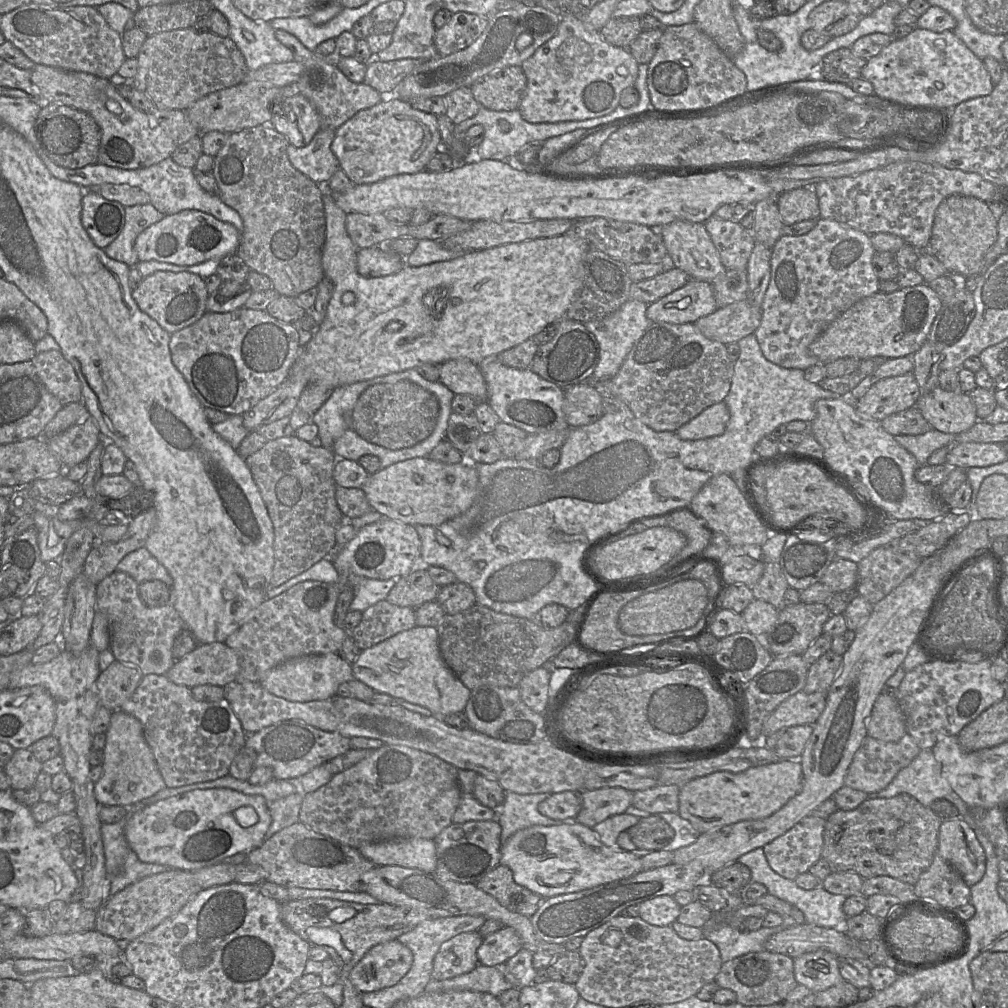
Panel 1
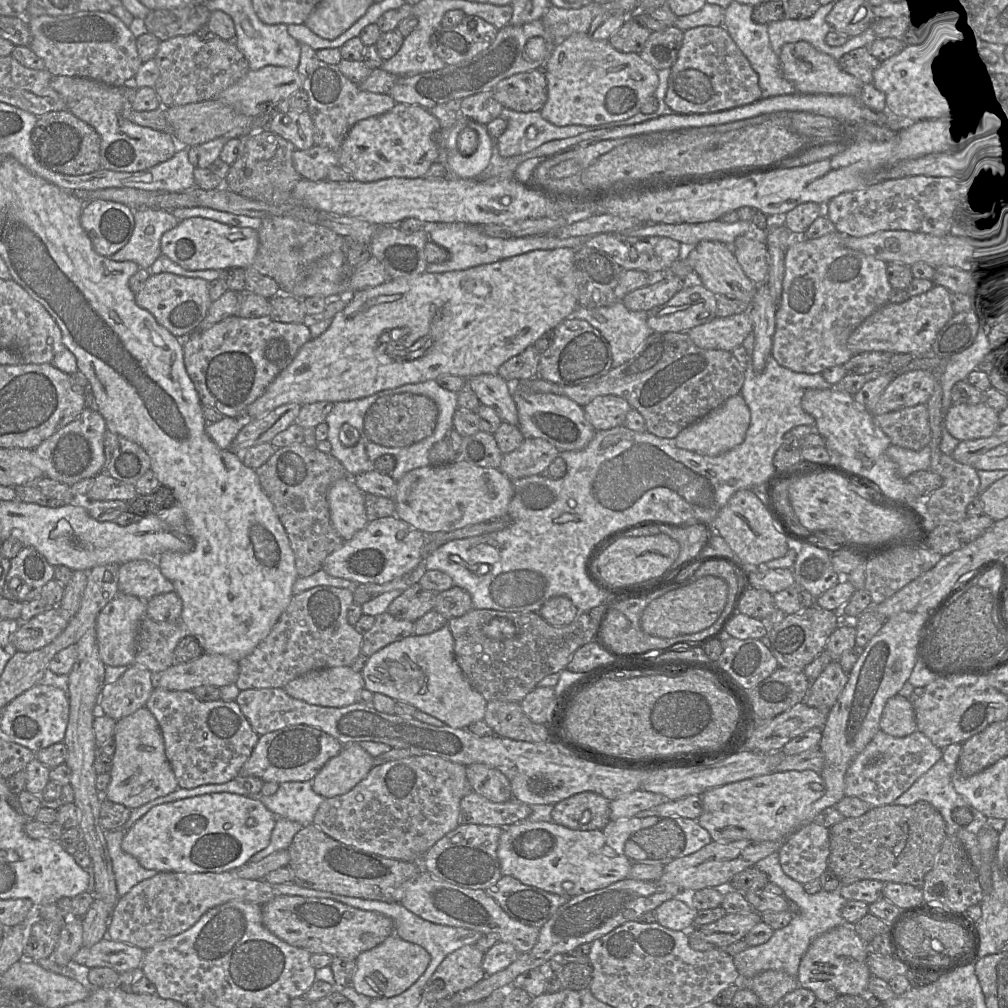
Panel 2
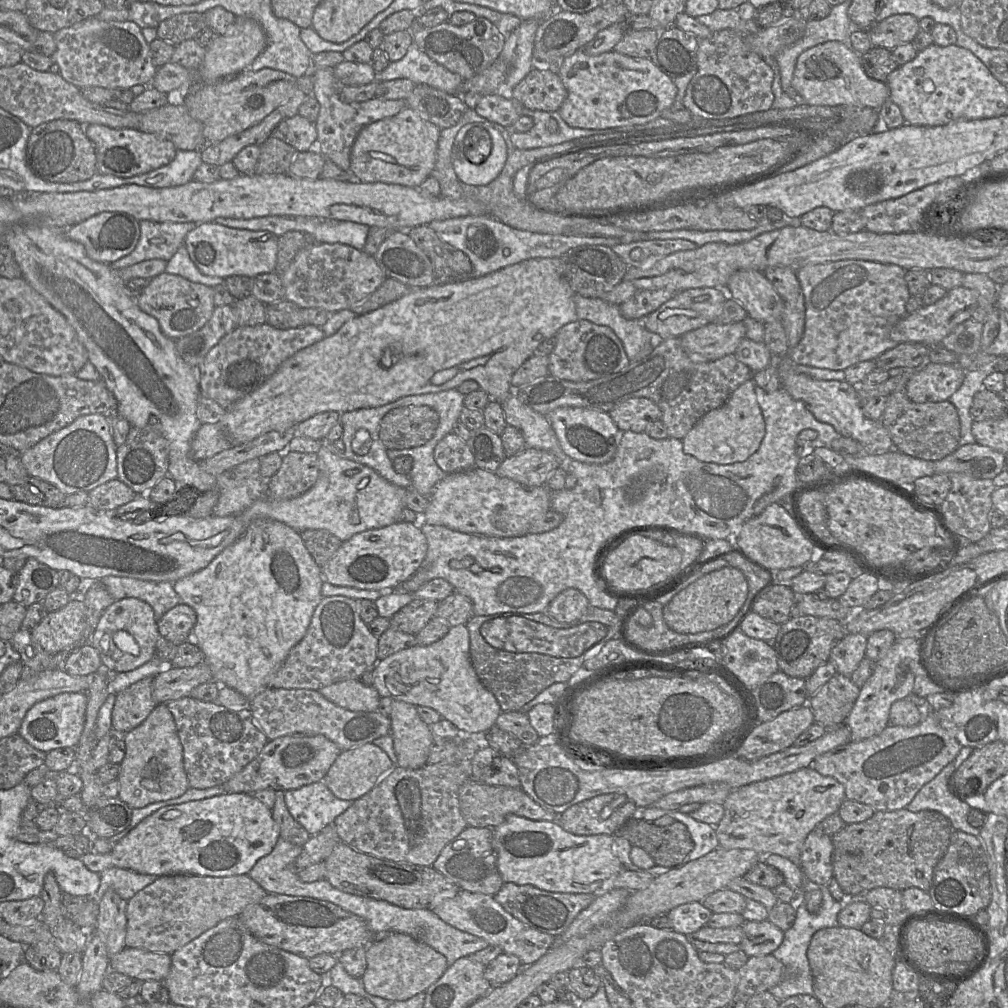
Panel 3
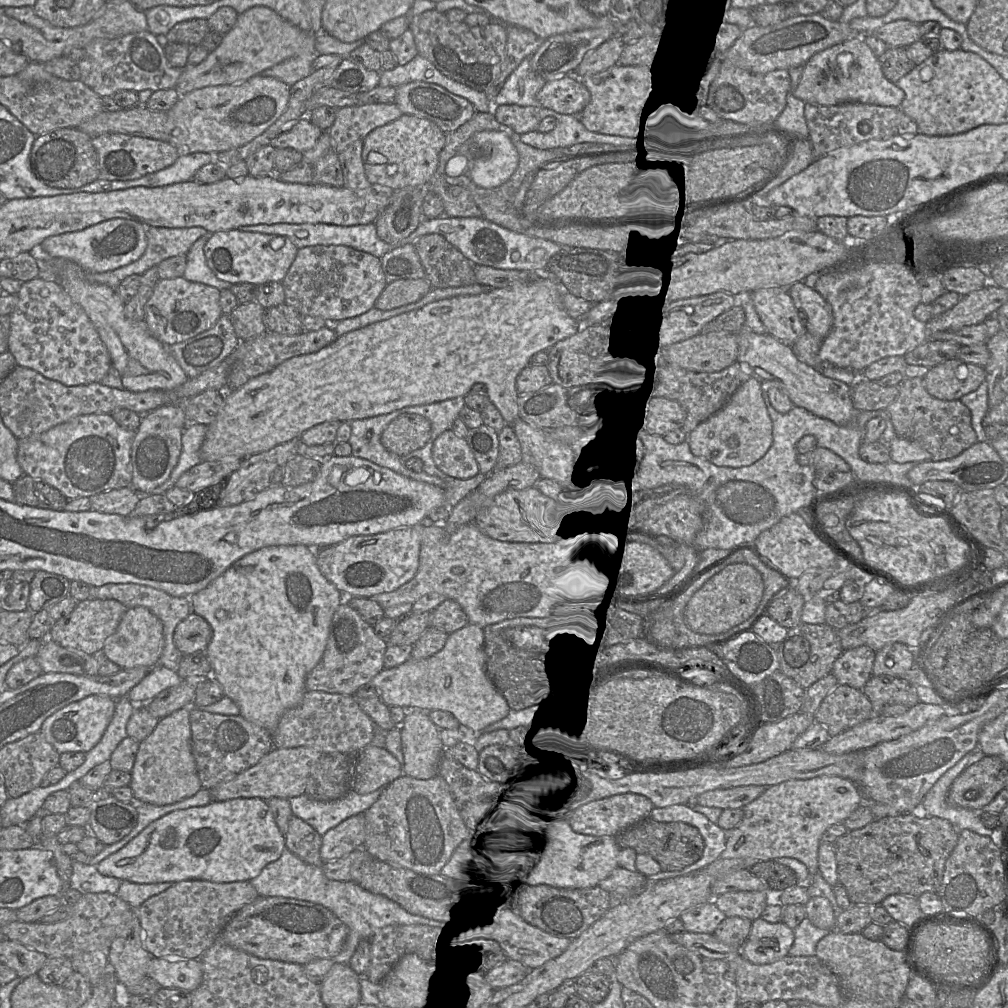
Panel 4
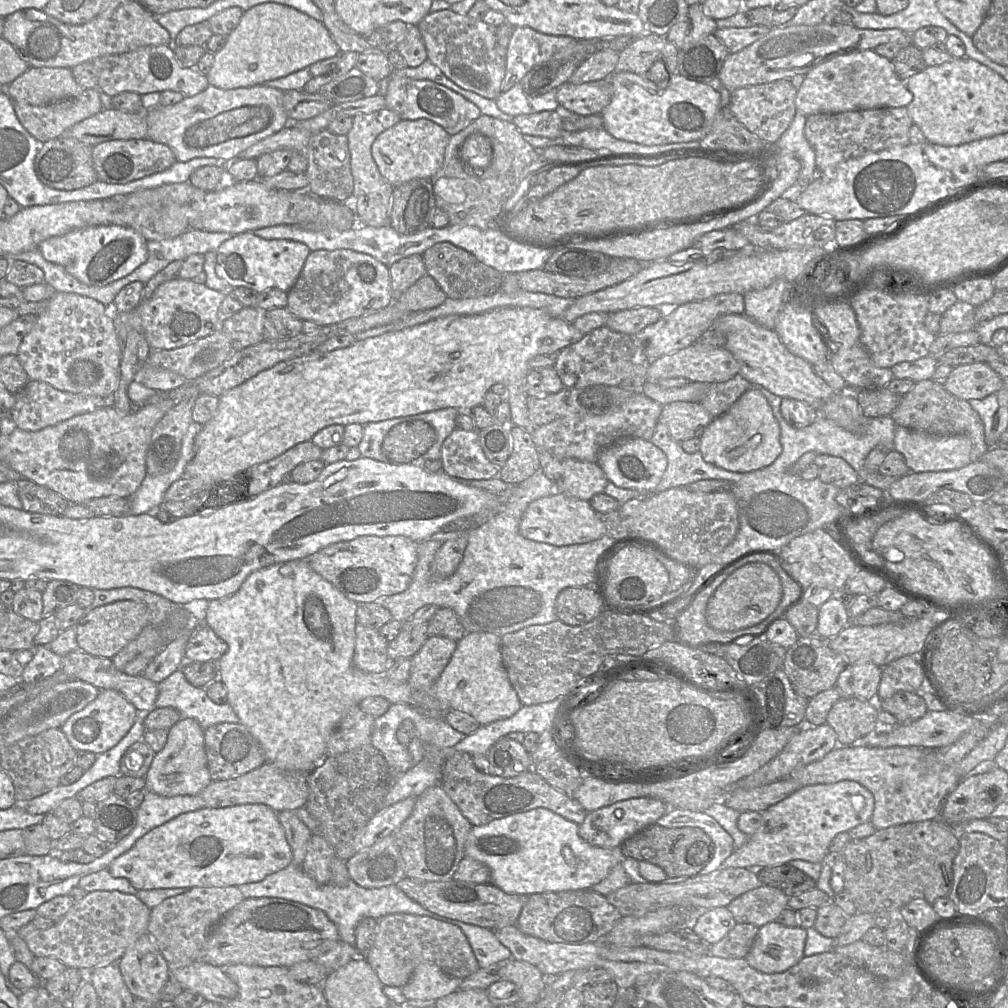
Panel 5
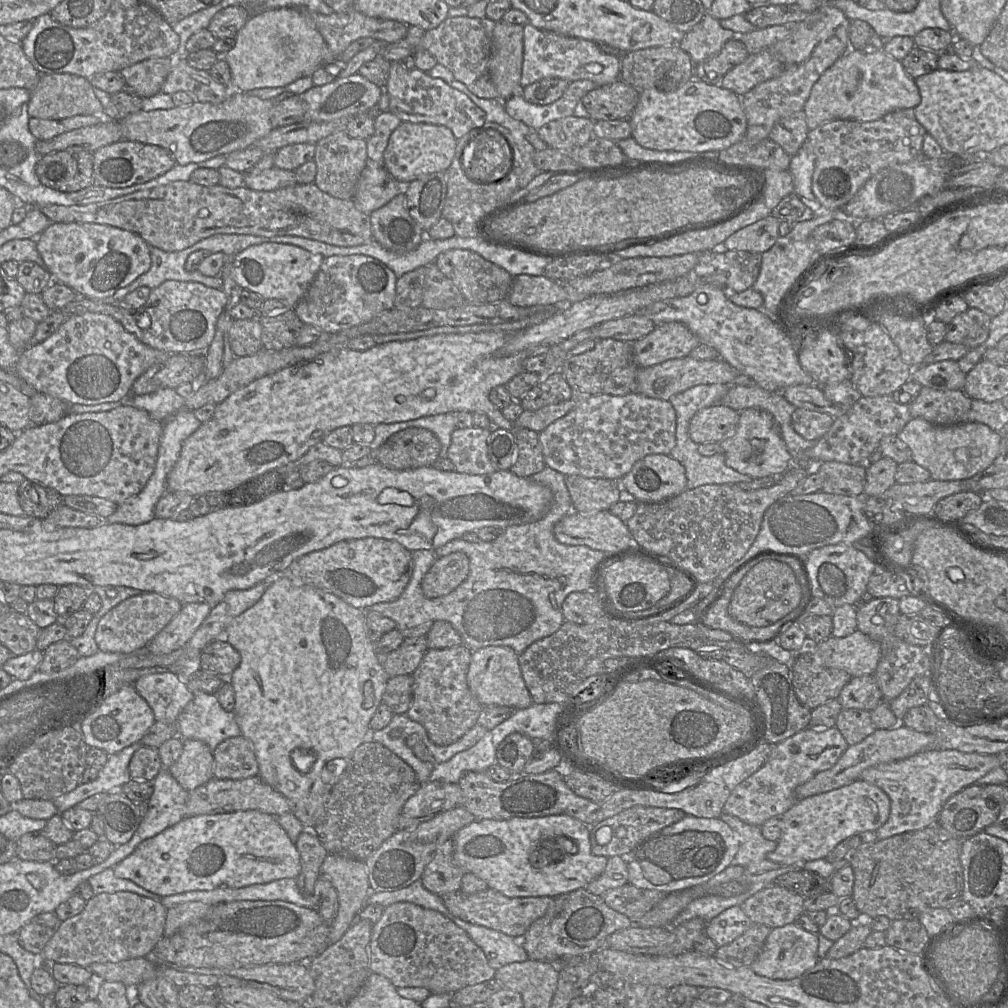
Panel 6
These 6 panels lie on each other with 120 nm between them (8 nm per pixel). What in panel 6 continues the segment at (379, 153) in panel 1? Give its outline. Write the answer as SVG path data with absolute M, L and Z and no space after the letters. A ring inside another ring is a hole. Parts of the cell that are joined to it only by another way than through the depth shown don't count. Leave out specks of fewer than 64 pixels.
M401 122L391 133L383 153L384 168L389 175L406 185L436 172L445 172L455 156L457 139L447 127L434 124Z

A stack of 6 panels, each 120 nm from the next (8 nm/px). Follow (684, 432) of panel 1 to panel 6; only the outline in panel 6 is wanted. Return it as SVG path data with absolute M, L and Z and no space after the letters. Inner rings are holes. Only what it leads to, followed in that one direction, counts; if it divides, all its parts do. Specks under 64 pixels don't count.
M748 408L741 411L734 433L722 441L721 446L727 466L751 478L784 474L792 466L791 454L778 432L774 419L764 410Z

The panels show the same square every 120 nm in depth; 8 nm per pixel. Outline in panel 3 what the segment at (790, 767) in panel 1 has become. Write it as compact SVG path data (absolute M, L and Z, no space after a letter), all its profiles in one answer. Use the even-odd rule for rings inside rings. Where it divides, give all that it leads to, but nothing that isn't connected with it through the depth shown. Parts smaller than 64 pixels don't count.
M805 767L731 790L722 803L722 819L712 826L715 826L719 846L724 849L751 849L761 857L778 854L800 867L807 835L824 818L837 813L845 799L845 788L840 782Z

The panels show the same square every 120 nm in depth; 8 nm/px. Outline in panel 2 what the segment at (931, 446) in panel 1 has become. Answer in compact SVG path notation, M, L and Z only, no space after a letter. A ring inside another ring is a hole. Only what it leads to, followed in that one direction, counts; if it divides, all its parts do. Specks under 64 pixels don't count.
M891 445L886 454L897 465L898 474L903 479L907 480L914 472L930 469L932 458L930 445L919 451Z

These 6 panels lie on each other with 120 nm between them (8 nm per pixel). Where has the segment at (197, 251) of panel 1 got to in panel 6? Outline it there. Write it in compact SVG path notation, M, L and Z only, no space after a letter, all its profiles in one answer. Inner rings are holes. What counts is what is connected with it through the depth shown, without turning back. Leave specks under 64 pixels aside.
M262 243L252 245L232 257L233 279L243 289L259 294L264 300L280 300L293 309L305 295L324 257L294 245Z

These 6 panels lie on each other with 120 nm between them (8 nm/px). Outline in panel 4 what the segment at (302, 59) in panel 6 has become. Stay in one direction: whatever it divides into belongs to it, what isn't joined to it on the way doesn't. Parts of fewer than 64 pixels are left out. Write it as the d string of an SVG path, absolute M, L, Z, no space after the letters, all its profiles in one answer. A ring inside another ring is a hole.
M254 6L238 14L234 26L224 34L221 44L209 52L204 61L182 69L174 89L181 96L203 87L239 84L293 57L300 48L315 51L314 44L312 31L301 30L268 7Z

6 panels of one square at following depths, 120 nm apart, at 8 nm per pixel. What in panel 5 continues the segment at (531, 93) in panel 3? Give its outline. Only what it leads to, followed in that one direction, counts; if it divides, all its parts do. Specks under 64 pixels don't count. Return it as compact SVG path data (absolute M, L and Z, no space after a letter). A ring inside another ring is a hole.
M610 79L583 84L565 82L556 89L558 103L567 110L582 116L600 115L613 97Z

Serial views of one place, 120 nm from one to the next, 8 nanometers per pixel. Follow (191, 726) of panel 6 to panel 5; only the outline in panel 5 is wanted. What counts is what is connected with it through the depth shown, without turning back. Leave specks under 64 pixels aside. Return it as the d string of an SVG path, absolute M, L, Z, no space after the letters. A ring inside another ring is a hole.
M181 669L158 684L155 707L171 707L181 718L191 718L207 729L220 723L238 723L239 718L229 703L218 705L211 701L205 688L190 684Z

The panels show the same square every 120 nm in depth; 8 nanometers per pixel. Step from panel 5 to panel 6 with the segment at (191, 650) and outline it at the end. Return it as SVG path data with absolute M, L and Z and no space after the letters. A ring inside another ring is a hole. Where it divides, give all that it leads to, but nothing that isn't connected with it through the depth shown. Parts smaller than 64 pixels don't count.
M221 638L211 641L199 655L199 667L220 676L222 681L232 675L240 661L239 652Z

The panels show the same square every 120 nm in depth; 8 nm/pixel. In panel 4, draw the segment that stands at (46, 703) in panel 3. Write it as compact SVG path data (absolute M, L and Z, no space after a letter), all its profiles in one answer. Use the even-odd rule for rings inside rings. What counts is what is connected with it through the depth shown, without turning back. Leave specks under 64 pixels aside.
M90 695L73 702L48 717L40 733L58 753L89 752L102 738L115 712L116 700L108 696Z

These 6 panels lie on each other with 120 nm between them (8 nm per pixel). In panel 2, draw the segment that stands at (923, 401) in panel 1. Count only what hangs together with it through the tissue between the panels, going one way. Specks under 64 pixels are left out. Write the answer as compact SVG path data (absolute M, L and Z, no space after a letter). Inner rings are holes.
M952 404L944 418L944 428L959 441L990 437L1001 425L999 413L986 405Z

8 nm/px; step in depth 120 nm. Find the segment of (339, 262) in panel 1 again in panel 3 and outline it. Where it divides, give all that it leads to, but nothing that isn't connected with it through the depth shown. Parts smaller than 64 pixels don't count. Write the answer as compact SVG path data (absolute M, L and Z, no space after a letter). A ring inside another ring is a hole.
M533 258L533 259L528 259L528 260L524 260L524 261L521 261L519 263L516 263L514 265L502 268L502 269L496 271L496 272L490 273L490 274L482 276L482 277L472 278L470 280L461 281L461 282L458 282L458 283L431 285L429 287L411 289L411 291L408 294L406 294L405 296L399 298L398 300L396 300L394 302L391 302L391 303L389 303L389 304L387 304L383 307L380 307L380 308L378 308L374 311L357 315L356 317L348 320L335 334L333 334L329 337L325 337L321 341L319 341L319 342L317 342L317 343L315 343L311 346L308 346L304 349L301 349L300 351L295 353L293 356L286 359L278 367L278 369L263 384L261 384L258 388L256 388L254 391L252 391L250 394L245 396L244 398L242 398L242 399L238 400L237 402L235 402L228 409L225 409L225 415L219 421L219 423L222 424L223 429L224 429L225 434L226 434L226 437L228 438L228 440L230 441L230 443L233 447L233 446L236 446L236 445L240 445L240 444L252 441L255 438L257 438L258 436L260 436L262 434L265 434L267 432L270 432L270 431L289 431L290 429L294 429L294 427L298 423L300 423L304 420L307 420L308 418L310 418L310 417L312 417L312 416L314 416L318 413L328 412L328 411L335 411L335 412L338 412L338 413L344 413L344 412L350 412L350 411L354 411L354 410L358 410L358 409L375 408L375 407L386 405L390 402L394 402L394 401L396 401L396 400L398 400L402 397L405 397L405 396L420 395L420 394L426 394L426 393L436 393L436 392L441 392L441 391L446 391L446 390L451 390L451 389L457 389L457 387L460 384L462 384L464 381L467 381L467 380L474 380L475 382L477 382L480 386L480 390L482 390L482 391L484 391L485 393L488 394L488 396L490 397L490 401L497 401L499 403L502 403L503 401L505 401L507 399L507 397L511 393L514 392L514 390L511 386L511 378L512 378L513 374L529 357L531 357L533 355L534 350L543 341L545 341L546 339L556 335L556 333L559 331L559 329L561 329L564 325L578 320L577 312L576 312L576 308L575 308L575 303L574 303L574 295L575 295L575 293L572 290L567 278L565 277L565 275L563 273L563 263L561 262L560 258ZM395 352L398 352L400 354L398 359L395 359L395 357L393 356L393 354Z

